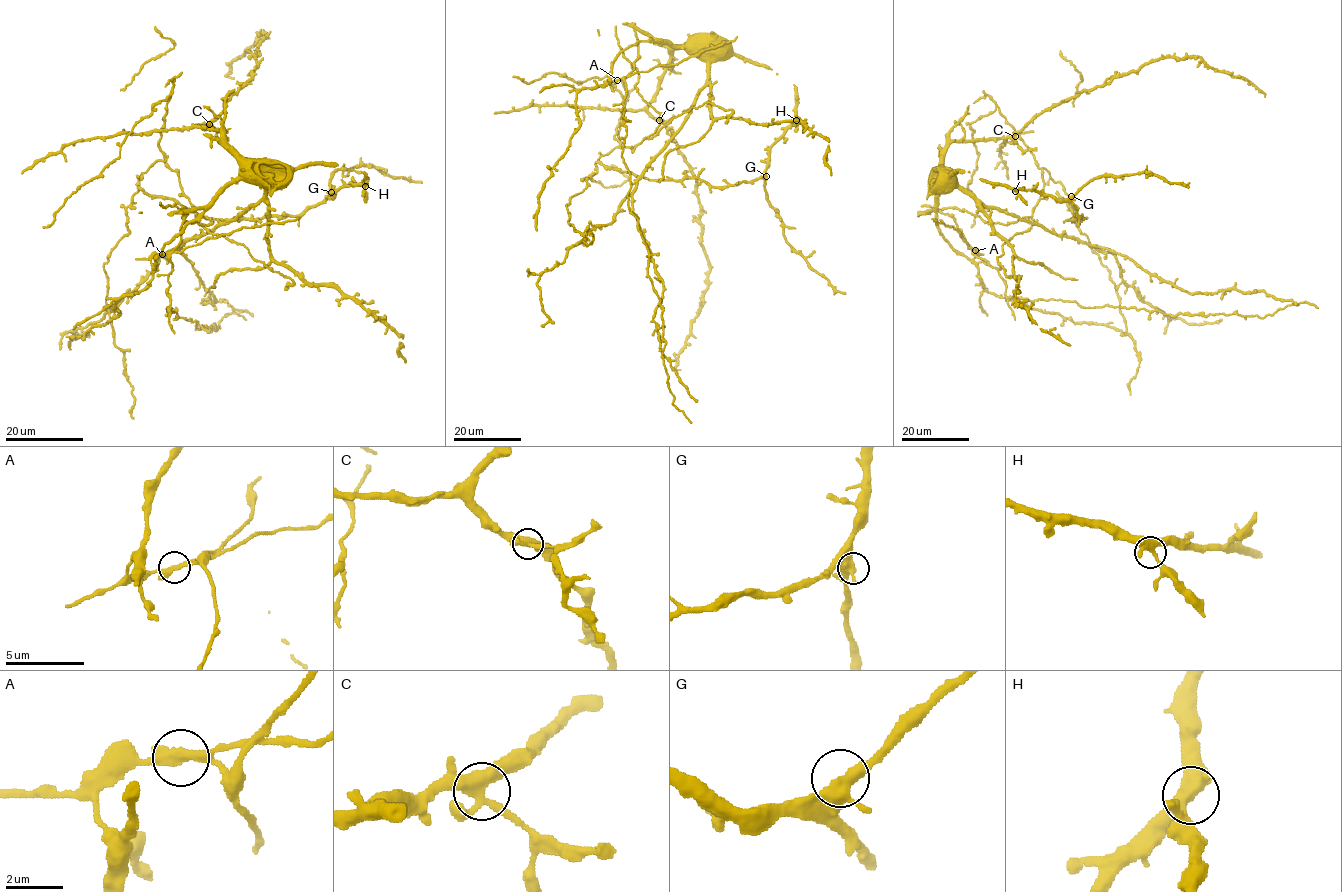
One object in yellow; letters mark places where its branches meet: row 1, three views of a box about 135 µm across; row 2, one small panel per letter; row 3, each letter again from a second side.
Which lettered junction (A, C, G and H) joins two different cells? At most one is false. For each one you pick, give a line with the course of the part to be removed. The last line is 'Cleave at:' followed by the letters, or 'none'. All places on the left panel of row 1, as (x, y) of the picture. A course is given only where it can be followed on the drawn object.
A: course (162, 254), (180, 252), (188, 246), (243, 227), (298, 217)
Cleave at: A

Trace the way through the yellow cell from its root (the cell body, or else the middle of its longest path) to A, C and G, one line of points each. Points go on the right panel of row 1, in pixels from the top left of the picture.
A: (997, 233), (968, 194), (956, 185), (943, 185), (936, 227), (971, 260), (975, 250)
C: (997, 233), (990, 218), (944, 167), (943, 154), (952, 142), (1015, 136)
G: (997, 233), (1013, 252), (1008, 275), (997, 258), (1034, 223), (1042, 168), (1075, 220), (1071, 196)

